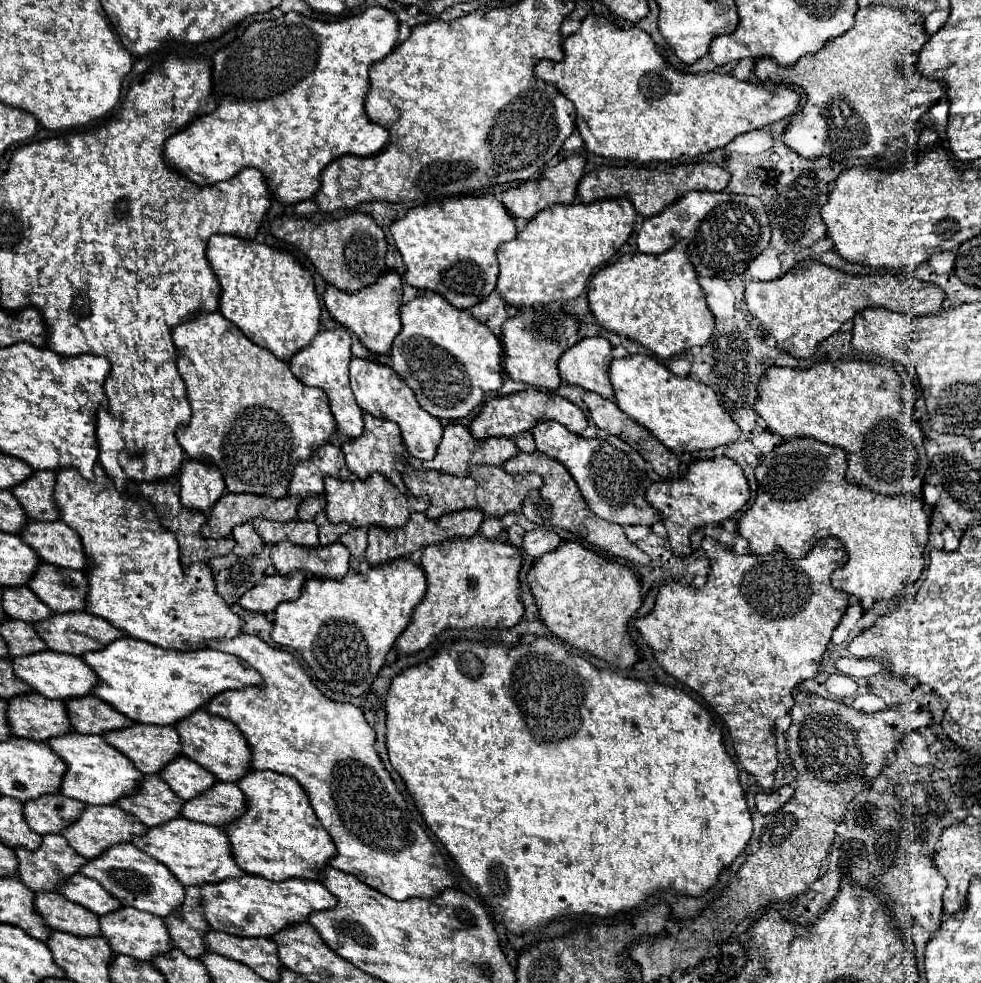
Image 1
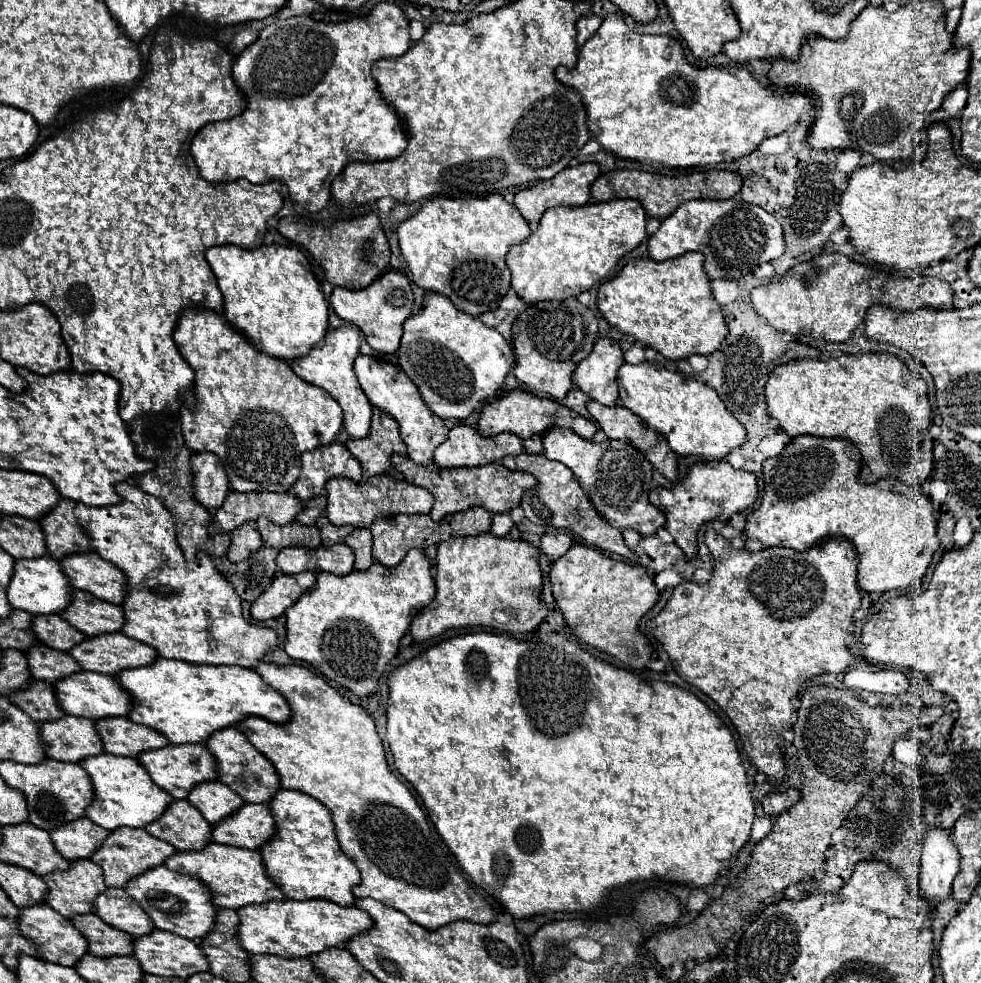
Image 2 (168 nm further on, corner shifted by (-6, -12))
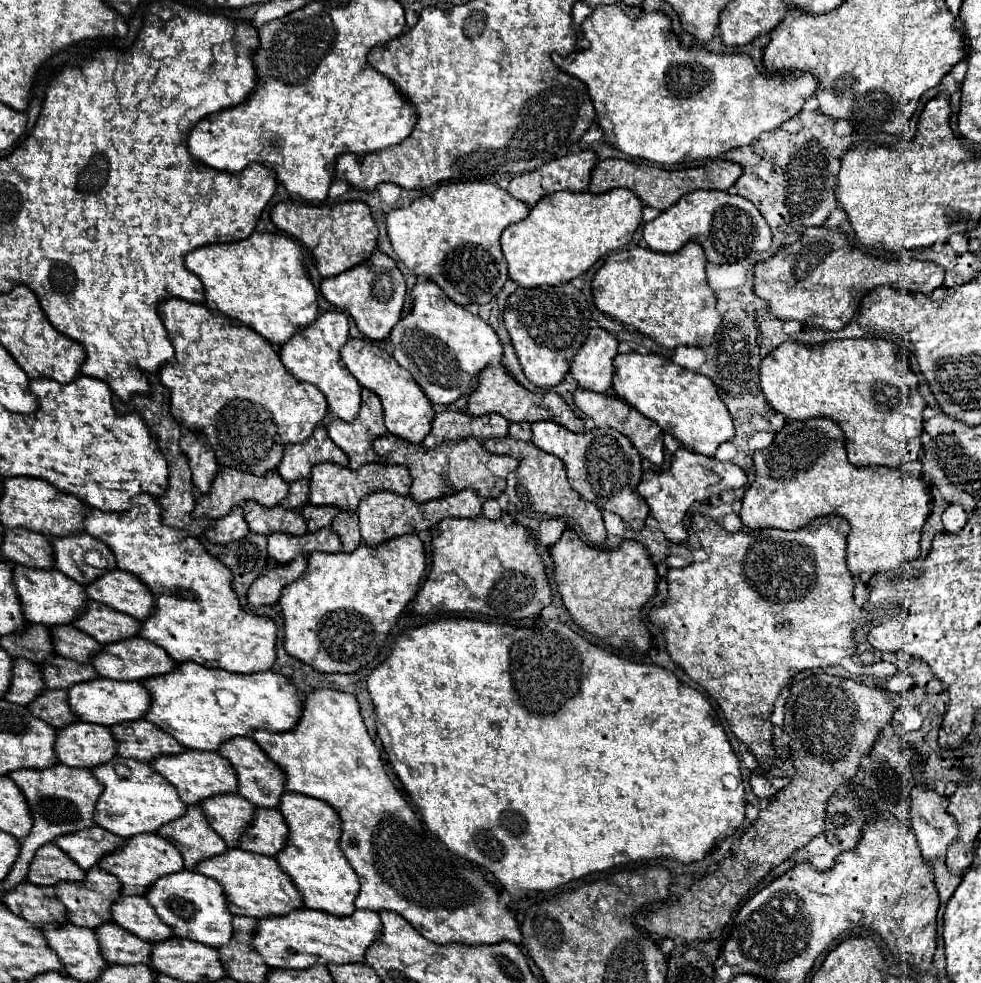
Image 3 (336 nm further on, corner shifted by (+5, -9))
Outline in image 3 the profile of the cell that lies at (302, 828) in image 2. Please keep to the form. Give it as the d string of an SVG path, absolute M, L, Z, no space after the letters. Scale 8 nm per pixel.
M286 792L280 802L280 812L290 826L290 836L286 848L276 856L276 860L280 868L284 868L292 878L298 892L304 896L306 908L322 910L340 918L350 916L356 910L354 898L360 890L360 880L338 844L342 820L336 810L332 810L328 802L322 802L318 798Z

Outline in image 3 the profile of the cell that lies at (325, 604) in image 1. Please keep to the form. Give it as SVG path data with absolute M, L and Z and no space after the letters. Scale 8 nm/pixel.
M418 534L396 536L378 546L362 542L354 552L312 552L308 556L308 568L298 580L288 584L280 596L286 628L286 652L318 672L354 674L362 670L380 652L388 630L396 624L406 604L416 596L424 570L426 554Z

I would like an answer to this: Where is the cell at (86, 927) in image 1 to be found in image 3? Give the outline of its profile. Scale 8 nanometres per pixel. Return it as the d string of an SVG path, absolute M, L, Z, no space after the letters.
M114 922L104 924L104 926L96 928L96 936L100 942L102 954L110 964L122 964L122 966L146 964L146 966L150 966L152 944L140 940L132 932L124 930L122 926L118 926Z

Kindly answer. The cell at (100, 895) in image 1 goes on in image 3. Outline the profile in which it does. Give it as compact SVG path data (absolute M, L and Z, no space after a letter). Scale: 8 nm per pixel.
M122 896L112 906L112 918L118 926L128 928L132 934L152 944L174 938L172 928L160 920L156 910L142 896Z

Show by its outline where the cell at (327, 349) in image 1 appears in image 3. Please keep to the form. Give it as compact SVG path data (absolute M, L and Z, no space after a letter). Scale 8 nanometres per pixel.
M330 310L320 314L310 326L298 330L280 348L280 360L286 366L286 370L290 370L298 380L318 386L318 390L326 396L334 416L342 420L354 420L360 410L362 386L350 374L350 370L340 358L340 348L346 344L346 340L348 340L348 318L344 316L342 310Z

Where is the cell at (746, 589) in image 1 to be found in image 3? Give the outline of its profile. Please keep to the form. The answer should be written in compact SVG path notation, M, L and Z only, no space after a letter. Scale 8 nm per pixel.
M698 516L694 524L694 532L700 538L702 548L706 550L708 558L704 562L692 562L680 570L668 570L666 580L668 580L668 600L664 606L656 608L652 612L652 622L658 624L664 632L666 644L668 644L668 654L672 660L694 680L698 682L722 708L732 732L736 738L750 748L750 752L756 756L760 762L760 768L768 772L774 766L774 746L772 746L772 710L774 702L782 690L790 682L790 678L802 670L808 668L818 668L818 666L836 666L838 656L852 656L856 652L856 642L854 642L854 630L864 618L868 616L868 610L856 606L854 602L854 578L846 566L846 536L850 532L850 524L840 518L840 516L820 516L814 518L808 526L798 528L798 530L780 530L780 528L762 528L762 530L750 530L750 532L726 532L720 524L716 524L710 516Z

